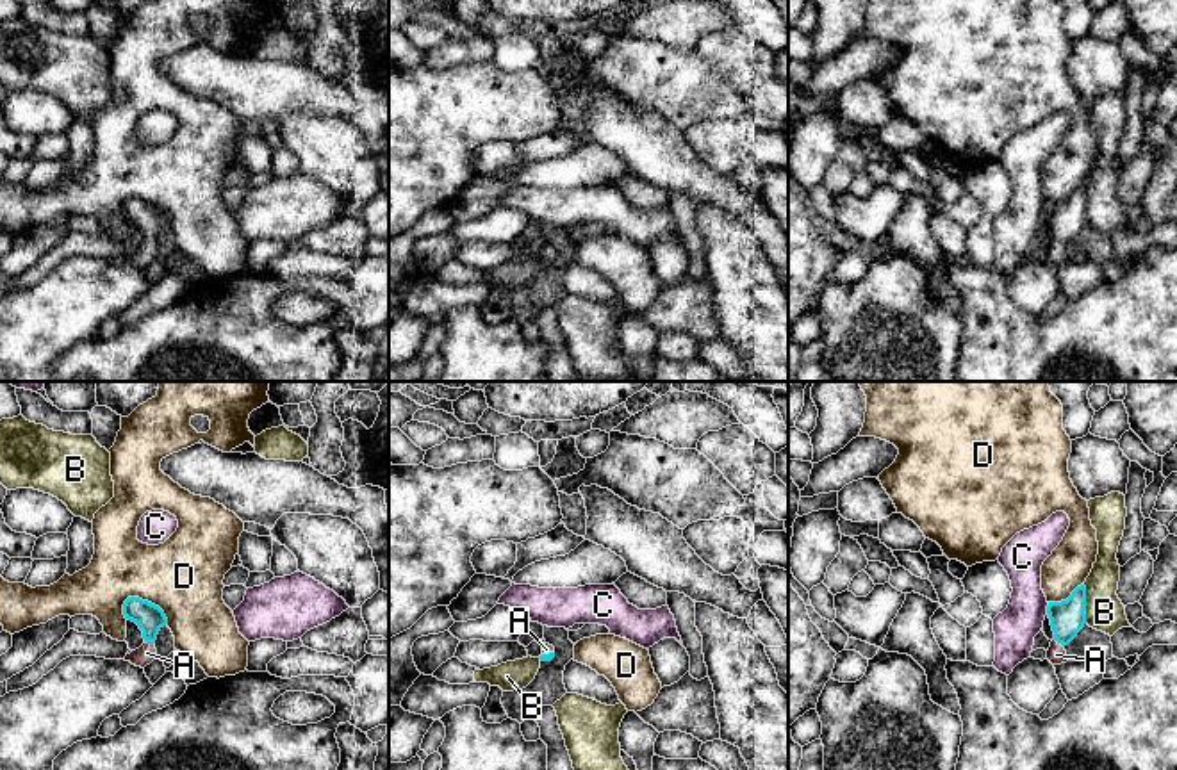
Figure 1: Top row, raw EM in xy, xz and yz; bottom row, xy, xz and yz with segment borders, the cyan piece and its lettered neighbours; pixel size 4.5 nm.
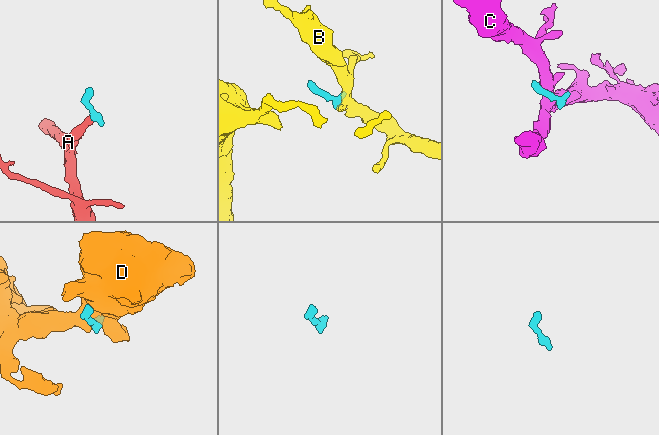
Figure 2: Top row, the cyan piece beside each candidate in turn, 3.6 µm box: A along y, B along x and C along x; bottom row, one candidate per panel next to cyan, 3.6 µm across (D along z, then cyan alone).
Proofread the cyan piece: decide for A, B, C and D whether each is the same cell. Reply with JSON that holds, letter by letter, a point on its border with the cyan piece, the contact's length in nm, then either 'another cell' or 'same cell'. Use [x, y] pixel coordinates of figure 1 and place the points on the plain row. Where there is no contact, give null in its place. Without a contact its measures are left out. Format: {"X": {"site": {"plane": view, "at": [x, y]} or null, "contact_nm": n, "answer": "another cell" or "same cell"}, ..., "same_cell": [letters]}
{"A": {"site": {"plane": "xy", "at": [150, 243]}, "contact_nm": 50, "answer": "same cell"}, "B": {"site": {"plane": "yz", "at": [1085, 205]}, "contact_nm": 180, "answer": "another cell"}, "C": {"site": {"plane": "yz", "at": [1047, 209]}, "contact_nm": 50, "answer": "another cell"}, "D": {"site": {"plane": "xy", "at": [147, 202]}, "contact_nm": 240, "answer": "another cell"}, "same_cell": ["A"]}

